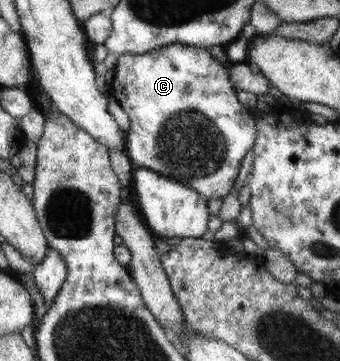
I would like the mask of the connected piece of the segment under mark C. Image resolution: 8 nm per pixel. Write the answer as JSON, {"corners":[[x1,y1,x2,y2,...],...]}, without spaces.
{"corners":[[171,44,149,50,147,53,132,54,124,53,118,57,114,67,114,76,110,83,110,96,114,97,122,105,130,119,130,127,126,133,125,153,129,156,133,168,147,168,156,171,158,174,165,174,167,177,175,178,177,181,190,185,197,190,208,201,210,199,223,199,235,184,238,184,237,177,240,173,240,165,243,158,251,153,250,149,254,146,256,134,256,119,252,109,244,106,237,98,237,90,229,79,228,69,216,58,212,58,207,48,190,46,185,44]]}

